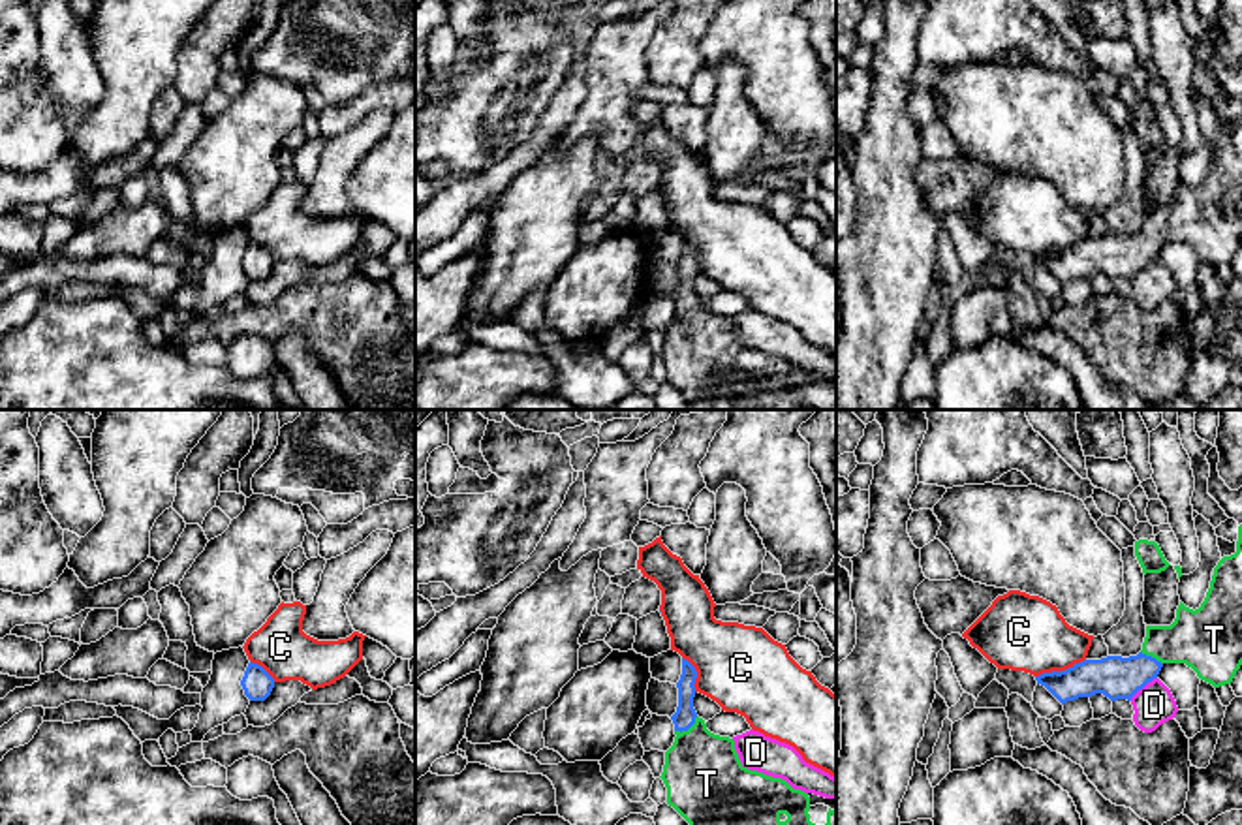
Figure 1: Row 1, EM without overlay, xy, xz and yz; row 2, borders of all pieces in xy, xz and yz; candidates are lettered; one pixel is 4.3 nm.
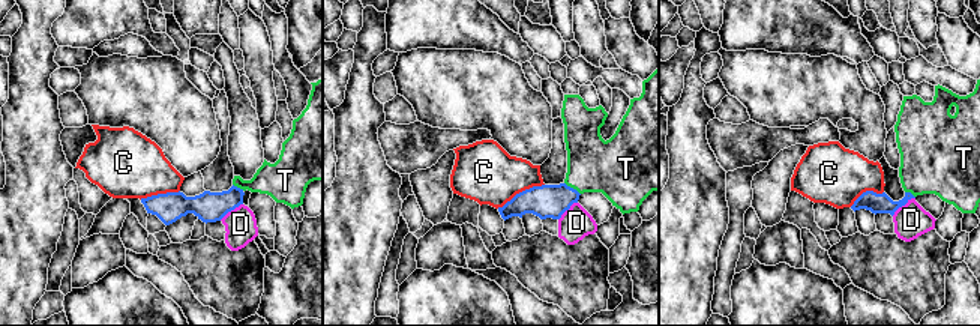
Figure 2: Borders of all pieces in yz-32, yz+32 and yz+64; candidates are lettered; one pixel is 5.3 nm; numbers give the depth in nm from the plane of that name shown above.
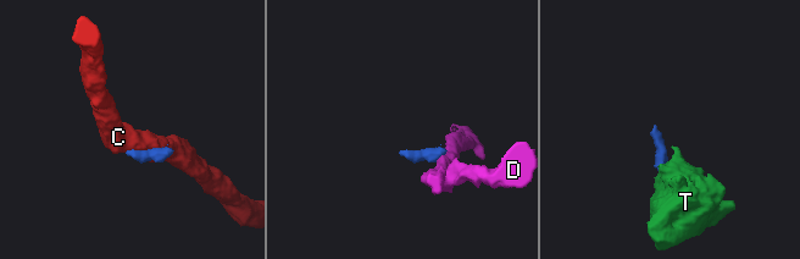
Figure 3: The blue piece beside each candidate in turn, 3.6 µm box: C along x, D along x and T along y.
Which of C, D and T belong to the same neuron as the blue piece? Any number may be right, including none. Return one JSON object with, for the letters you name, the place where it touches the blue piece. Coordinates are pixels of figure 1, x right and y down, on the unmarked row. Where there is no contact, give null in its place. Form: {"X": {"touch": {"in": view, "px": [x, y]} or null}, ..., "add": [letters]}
{"T": {"touch": {"in": "xz", "px": [686, 309]}}, "add": ["T"]}

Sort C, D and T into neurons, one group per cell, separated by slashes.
C / D / T

